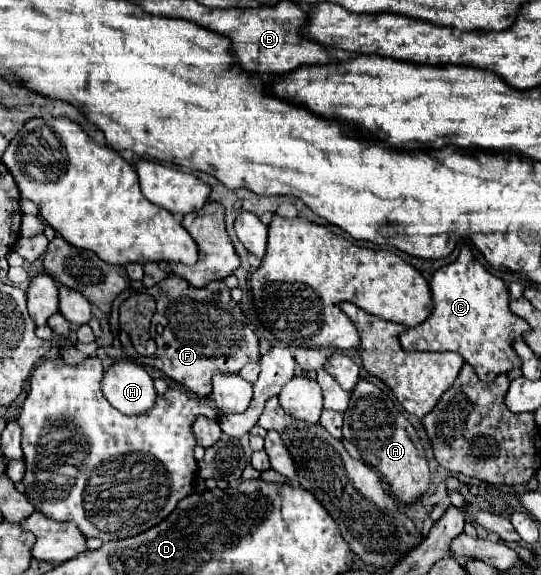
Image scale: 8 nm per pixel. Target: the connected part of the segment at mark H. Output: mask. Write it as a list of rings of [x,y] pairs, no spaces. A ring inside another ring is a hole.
[[[116,362],[102,380],[102,392],[122,414],[146,414],[156,404],[154,380],[148,372],[132,362]]]

